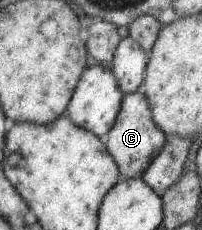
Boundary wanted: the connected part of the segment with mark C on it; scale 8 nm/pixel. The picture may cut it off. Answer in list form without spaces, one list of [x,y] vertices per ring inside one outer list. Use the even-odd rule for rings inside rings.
[[[139,90],[123,95],[115,122],[103,139],[121,178],[140,177],[165,144],[164,132],[152,121],[146,96]]]

